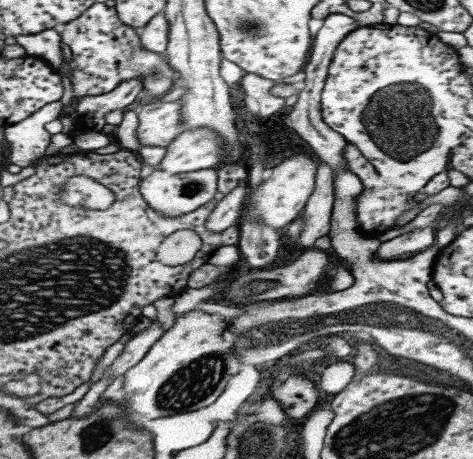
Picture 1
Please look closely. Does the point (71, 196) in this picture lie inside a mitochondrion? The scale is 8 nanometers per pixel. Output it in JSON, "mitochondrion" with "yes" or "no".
{"mitochondrion":"no"}

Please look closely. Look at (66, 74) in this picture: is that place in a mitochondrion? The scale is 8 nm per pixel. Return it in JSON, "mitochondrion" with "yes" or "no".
{"mitochondrion":"no"}

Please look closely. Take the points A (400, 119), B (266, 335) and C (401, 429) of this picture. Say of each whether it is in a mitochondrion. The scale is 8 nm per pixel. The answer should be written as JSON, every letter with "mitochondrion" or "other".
{"A":"mitochondrion","B":"mitochondrion","C":"mitochondrion"}

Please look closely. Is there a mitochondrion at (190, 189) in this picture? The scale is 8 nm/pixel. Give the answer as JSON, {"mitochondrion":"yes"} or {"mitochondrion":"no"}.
{"mitochondrion":"yes"}

